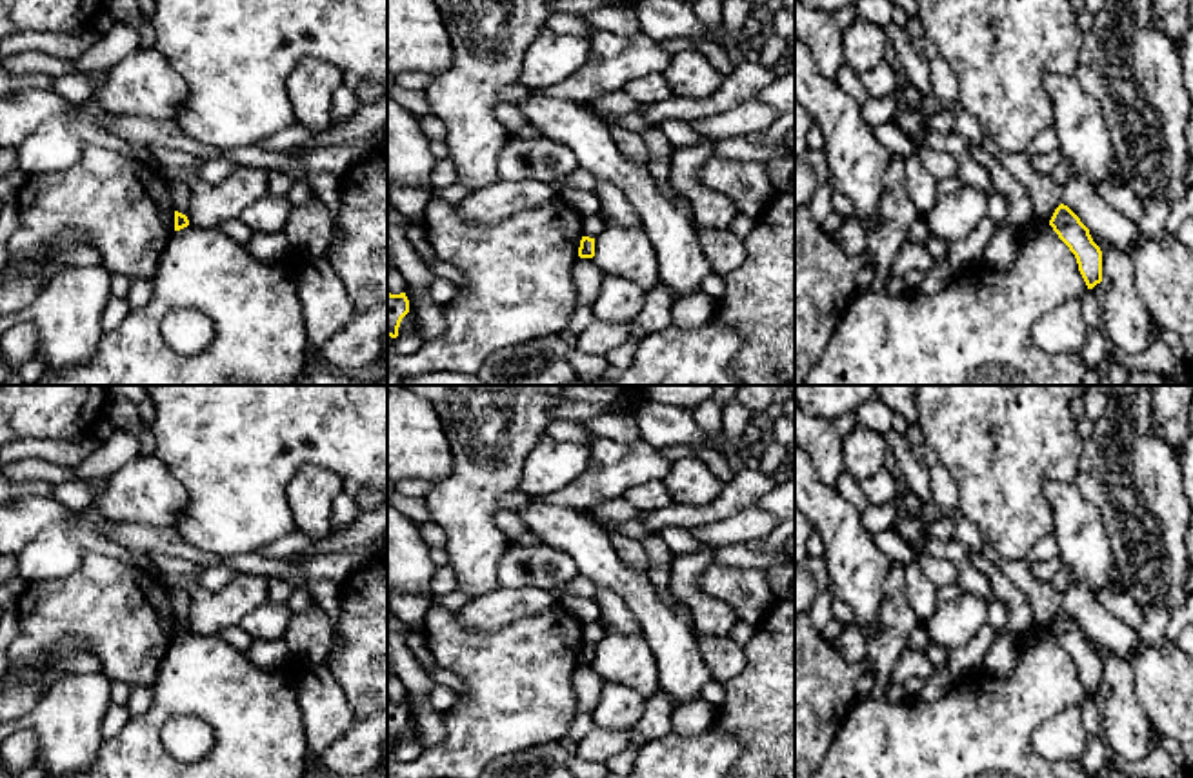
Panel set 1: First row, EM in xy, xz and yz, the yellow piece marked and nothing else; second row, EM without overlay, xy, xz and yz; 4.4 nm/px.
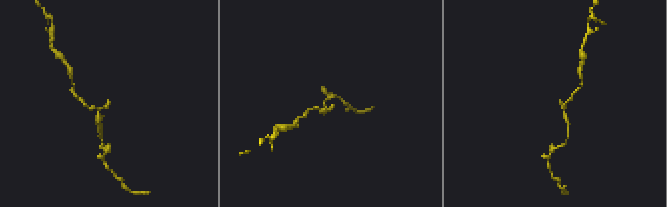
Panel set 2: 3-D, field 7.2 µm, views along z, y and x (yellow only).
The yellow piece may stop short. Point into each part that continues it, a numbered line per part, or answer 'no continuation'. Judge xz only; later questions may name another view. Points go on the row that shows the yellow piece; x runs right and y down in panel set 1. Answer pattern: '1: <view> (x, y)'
no continuation

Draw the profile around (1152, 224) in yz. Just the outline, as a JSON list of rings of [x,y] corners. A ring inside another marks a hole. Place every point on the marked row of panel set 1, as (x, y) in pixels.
[[[1146,198],[1142,200],[1142,207],[1142,216],[1137,220],[1140,238],[1153,240],[1162,236],[1171,204],[1164,198]]]

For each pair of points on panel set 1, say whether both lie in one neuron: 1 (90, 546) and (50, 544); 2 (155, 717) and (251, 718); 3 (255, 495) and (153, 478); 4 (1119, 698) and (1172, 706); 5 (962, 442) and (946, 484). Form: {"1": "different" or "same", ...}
{"1": "same", "2": "same", "3": "different", "4": "different", "5": "different"}

